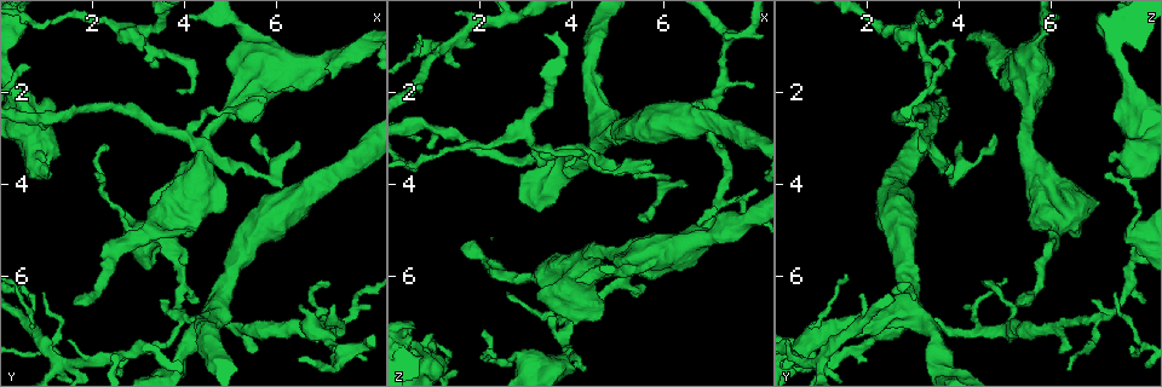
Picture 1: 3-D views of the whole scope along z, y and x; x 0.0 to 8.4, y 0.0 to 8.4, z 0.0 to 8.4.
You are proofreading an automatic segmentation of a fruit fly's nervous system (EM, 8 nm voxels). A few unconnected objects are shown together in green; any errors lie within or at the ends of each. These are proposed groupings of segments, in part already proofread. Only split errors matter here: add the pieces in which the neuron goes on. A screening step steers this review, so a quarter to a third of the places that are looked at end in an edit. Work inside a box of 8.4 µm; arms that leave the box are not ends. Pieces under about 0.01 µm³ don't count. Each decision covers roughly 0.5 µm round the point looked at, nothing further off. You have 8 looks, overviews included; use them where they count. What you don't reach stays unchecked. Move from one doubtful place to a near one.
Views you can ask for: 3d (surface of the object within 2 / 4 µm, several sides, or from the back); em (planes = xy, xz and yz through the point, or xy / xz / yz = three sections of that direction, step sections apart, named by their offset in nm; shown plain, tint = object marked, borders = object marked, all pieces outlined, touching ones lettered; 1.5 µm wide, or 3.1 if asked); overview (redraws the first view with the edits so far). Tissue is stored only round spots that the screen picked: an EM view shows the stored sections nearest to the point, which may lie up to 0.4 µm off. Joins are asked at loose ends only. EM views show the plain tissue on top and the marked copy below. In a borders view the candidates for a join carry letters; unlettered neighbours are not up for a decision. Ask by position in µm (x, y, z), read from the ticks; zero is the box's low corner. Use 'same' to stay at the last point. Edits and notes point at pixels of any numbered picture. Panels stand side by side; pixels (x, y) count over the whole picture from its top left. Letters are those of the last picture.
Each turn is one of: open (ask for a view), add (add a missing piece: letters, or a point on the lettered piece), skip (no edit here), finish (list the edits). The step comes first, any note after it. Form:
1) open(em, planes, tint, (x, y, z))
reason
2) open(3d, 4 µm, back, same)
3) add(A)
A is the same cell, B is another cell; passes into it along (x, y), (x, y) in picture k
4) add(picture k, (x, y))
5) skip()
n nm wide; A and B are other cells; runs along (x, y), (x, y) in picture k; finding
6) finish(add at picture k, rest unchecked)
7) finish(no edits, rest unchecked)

open(3d, 4 µm, (3.45, 6.55, 6.95))
free end

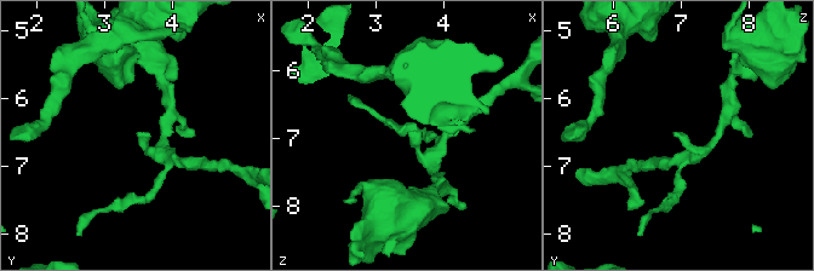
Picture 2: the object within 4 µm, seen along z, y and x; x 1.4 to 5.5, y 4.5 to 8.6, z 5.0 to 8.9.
open(em, planes, borders, (3.50, 6.55, 6.85))
need the tissue

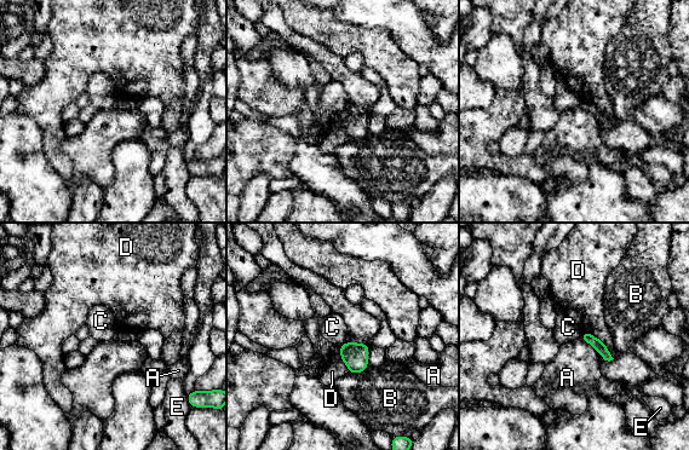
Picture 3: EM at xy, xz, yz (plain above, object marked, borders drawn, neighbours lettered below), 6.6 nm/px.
skip()
A, B, C, D and E are other cells; border along (348, 341), (339, 346) in picture 3; none of them fits

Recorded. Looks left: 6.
open(3d, 4 µm, (2.35, 3.20, 7.65))
branch stops here

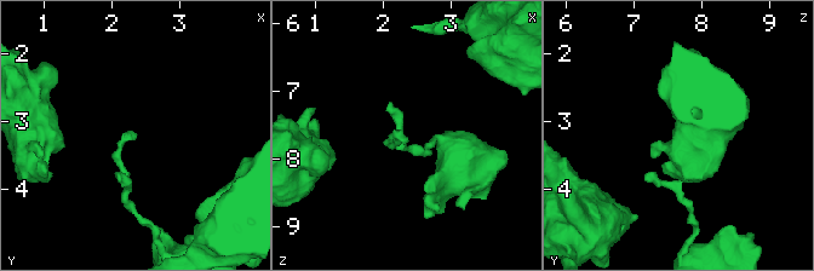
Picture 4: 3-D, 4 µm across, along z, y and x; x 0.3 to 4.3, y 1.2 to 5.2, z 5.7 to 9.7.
open(em, xz, step 4, tint, (2.35, 3.20, 7.70))

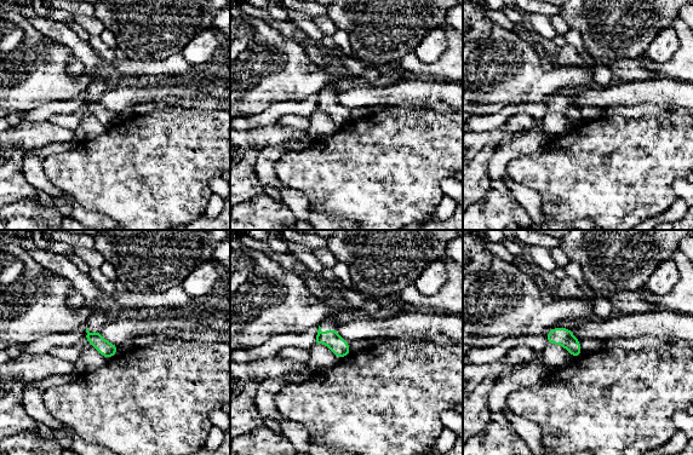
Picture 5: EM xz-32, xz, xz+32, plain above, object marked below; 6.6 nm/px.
open(em, planes, borders, same)
cut it another way

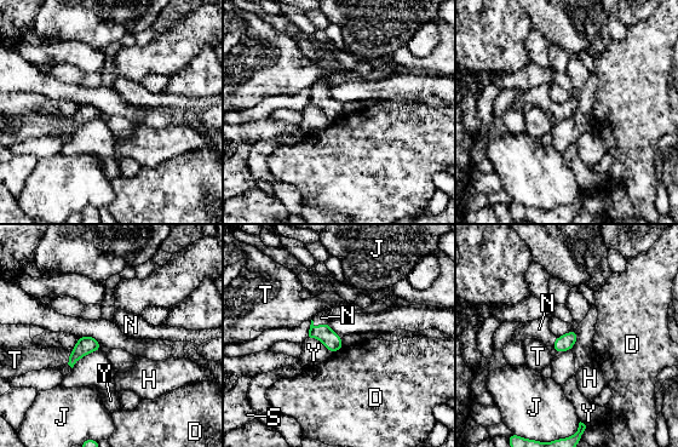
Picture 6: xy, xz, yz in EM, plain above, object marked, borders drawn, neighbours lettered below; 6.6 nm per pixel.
add(N)
N is the same cell, D, H, J, S, T and Y are other cells; passes into it along (332, 342), (319, 326), (321, 317) in picture 6; the neuron continues

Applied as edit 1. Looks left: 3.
open(overview)
see it whole again

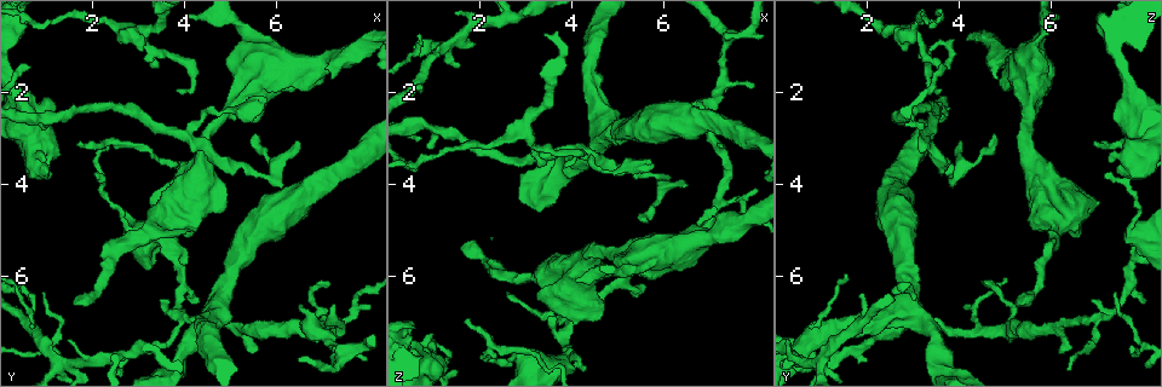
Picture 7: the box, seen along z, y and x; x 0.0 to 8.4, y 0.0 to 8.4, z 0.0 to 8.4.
open(3d, 4 µm, (3.40, 1.45, 3.60))
thin end

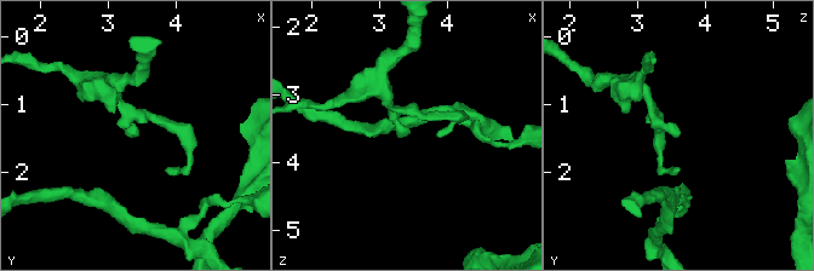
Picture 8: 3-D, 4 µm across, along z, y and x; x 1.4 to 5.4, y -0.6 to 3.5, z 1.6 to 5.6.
open(em, xz, step 8, borders, (3.45, 1.45, 3.60))
shape alone is not enough

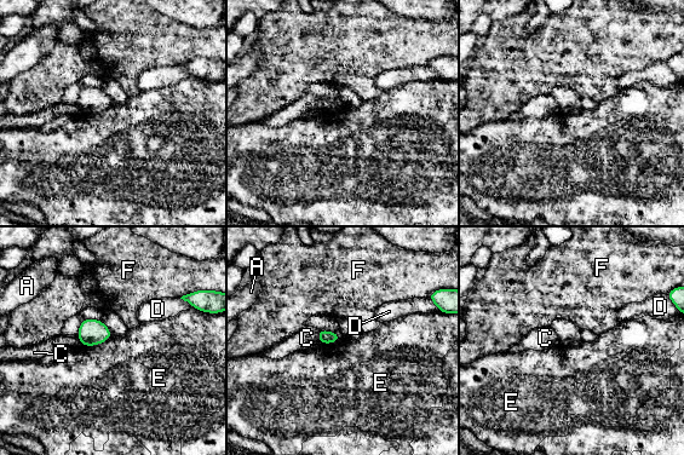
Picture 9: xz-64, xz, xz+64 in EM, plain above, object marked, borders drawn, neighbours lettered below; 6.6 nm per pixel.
skip()
90 nm wide; A, C, D, E and F are other cells; border along (113, 335), (98, 344), (82, 346) in picture 9; none of them fits

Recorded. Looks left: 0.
finish(add at picture 6, rest unchecked)

